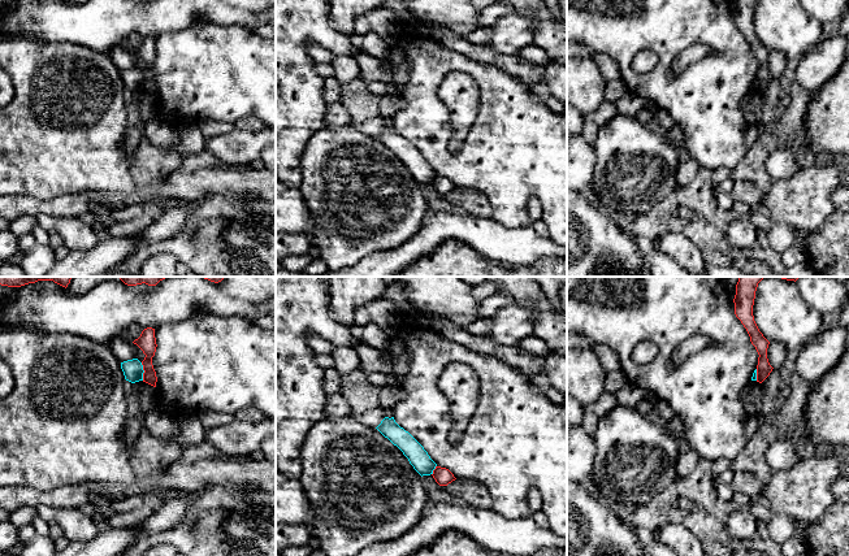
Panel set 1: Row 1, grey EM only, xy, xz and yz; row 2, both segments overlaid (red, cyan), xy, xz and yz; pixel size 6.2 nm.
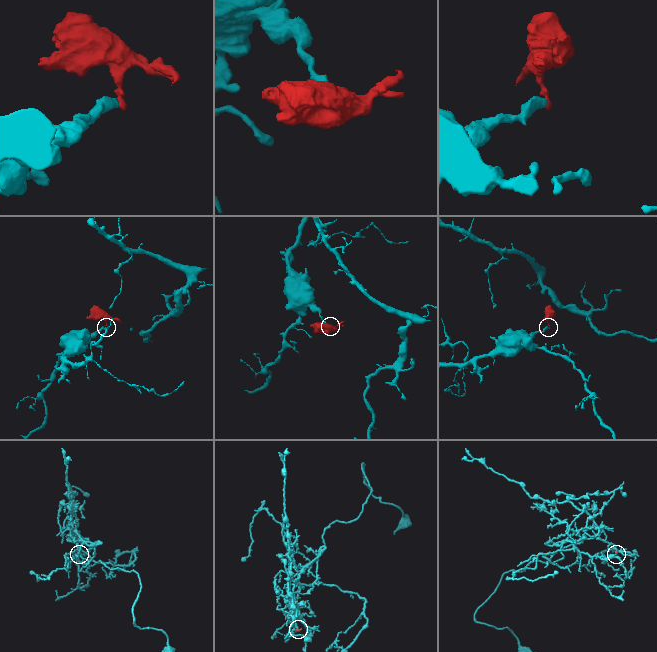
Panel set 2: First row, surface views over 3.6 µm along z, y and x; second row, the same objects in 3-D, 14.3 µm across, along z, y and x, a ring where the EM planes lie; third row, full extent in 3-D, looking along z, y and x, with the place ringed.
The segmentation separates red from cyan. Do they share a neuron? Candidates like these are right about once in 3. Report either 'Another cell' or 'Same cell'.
Another cell

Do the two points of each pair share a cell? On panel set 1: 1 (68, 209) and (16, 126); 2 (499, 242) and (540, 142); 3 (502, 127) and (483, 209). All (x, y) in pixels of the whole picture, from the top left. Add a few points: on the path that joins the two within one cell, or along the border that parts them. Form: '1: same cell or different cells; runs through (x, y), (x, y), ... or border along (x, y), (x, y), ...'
1: different cells; border along (90, 190), (48, 199), (29, 196)
2: different cells; border along (490, 216), (509, 226), (531, 225)
3: different cells; border along (457, 187), (480, 191), (486, 198), (492, 214)

